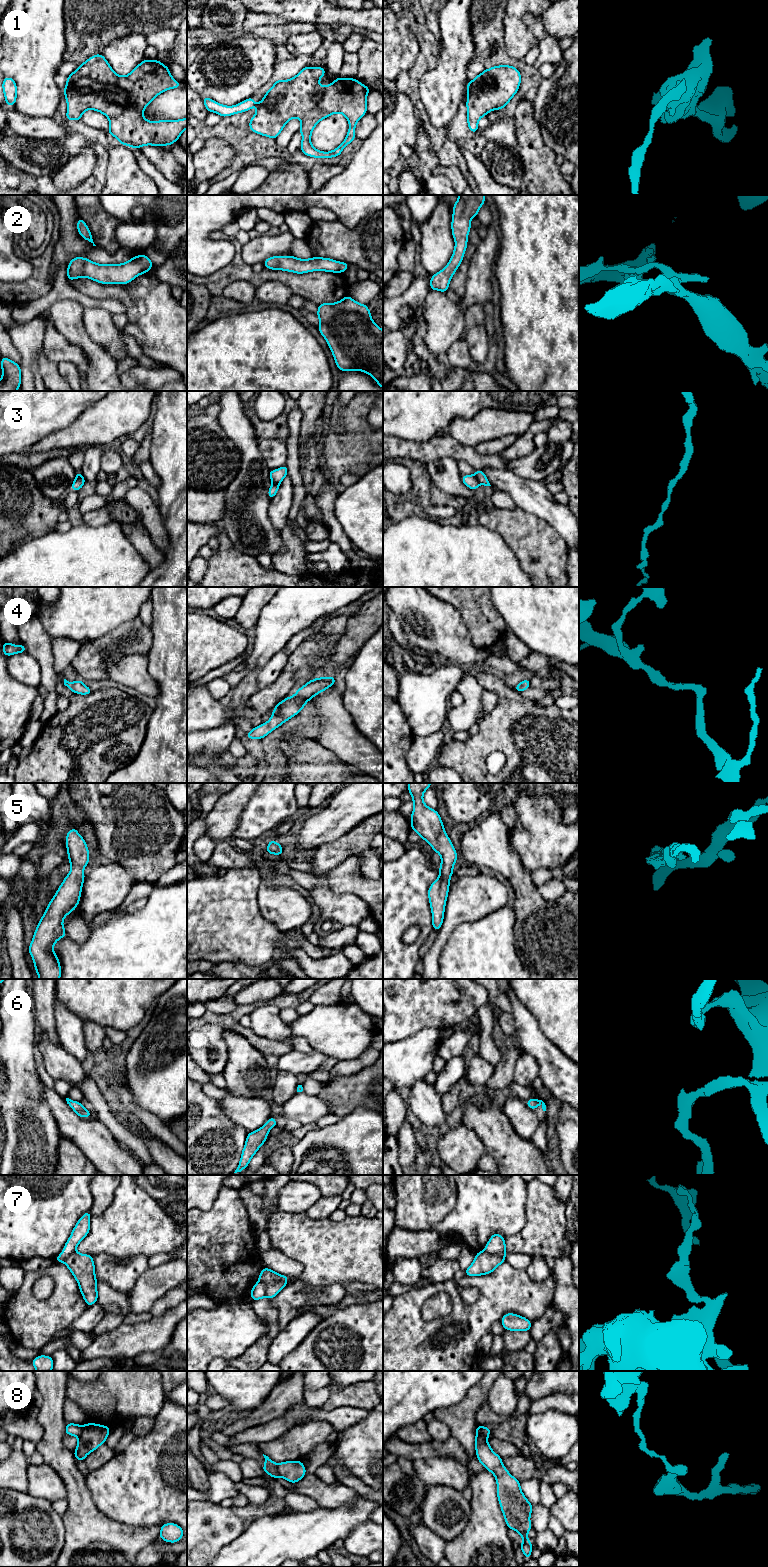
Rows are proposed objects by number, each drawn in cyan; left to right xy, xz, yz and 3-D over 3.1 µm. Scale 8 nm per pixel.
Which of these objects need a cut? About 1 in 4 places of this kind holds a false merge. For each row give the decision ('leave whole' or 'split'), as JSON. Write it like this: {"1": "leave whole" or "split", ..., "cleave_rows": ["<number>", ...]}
{"1": "split", "2": "leave whole", "3": "split", "4": "leave whole", "5": "leave whole", "6": "leave whole", "7": "split", "8": "split", "cleave_rows": ["1", "3", "7", "8"]}

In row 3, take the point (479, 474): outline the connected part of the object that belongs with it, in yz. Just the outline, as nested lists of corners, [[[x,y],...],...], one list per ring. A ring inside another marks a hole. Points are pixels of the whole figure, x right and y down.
[[[476,470],[474,476],[477,478],[479,484],[484,486],[491,486],[485,473],[482,470]]]

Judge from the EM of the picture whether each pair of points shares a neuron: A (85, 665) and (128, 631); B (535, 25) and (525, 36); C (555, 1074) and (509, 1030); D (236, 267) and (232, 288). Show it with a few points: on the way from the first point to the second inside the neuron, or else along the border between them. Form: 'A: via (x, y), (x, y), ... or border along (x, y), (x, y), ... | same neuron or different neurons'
A: via (96, 656), (117, 642) | same neuron
B: border along (526, 11), (523, 22), (537, 38), (538, 45) | different neurons
C: border along (511, 1014), (514, 1020), (515, 1035) | different neurons
D: border along (256, 287), (234, 280), (222, 294) | different neurons

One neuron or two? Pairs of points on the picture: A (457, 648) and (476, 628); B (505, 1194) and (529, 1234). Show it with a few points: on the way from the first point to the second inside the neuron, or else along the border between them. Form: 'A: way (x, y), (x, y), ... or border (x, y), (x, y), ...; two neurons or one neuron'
A: border (459, 613), (471, 642), (476, 647), (487, 650); two neurons
B: border (527, 1201), (524, 1226), (505, 1238); two neurons

